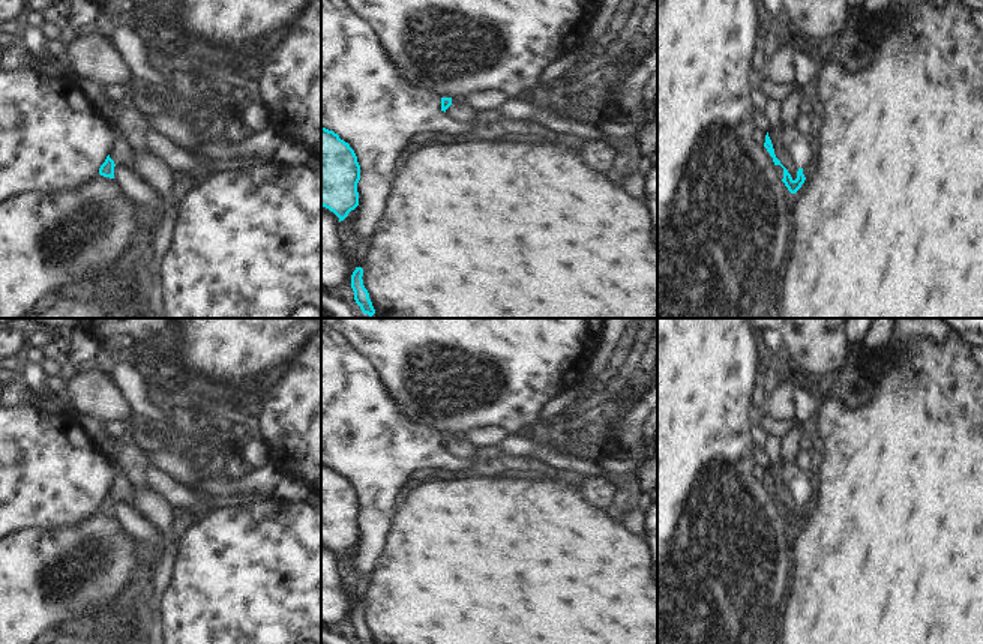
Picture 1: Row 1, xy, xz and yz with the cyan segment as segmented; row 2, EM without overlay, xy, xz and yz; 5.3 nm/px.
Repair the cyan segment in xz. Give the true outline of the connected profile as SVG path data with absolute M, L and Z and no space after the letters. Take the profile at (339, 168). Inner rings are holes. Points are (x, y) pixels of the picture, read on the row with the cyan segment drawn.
M321 128L321 206L333 212L339 222L359 206L359 180L360 165L354 150L338 134Z

